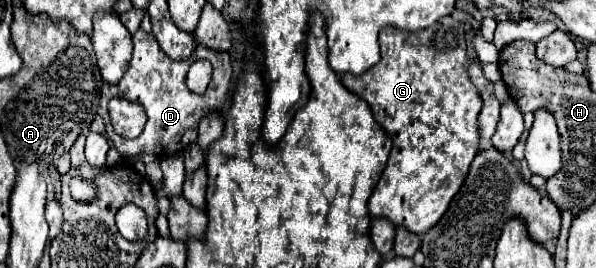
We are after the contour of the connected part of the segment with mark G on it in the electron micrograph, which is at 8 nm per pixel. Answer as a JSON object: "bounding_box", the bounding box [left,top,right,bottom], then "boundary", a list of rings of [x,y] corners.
{"bounding_box":[340,17,482,235],"boundary":[[[442,17],[420,33],[382,29],[378,41],[380,61],[374,67],[360,77],[346,75],[346,81],[340,77],[348,91],[372,107],[376,123],[390,131],[394,141],[368,211],[374,219],[388,219],[396,227],[424,235],[448,209],[478,153],[476,121],[482,101],[468,79],[464,25]]]}

